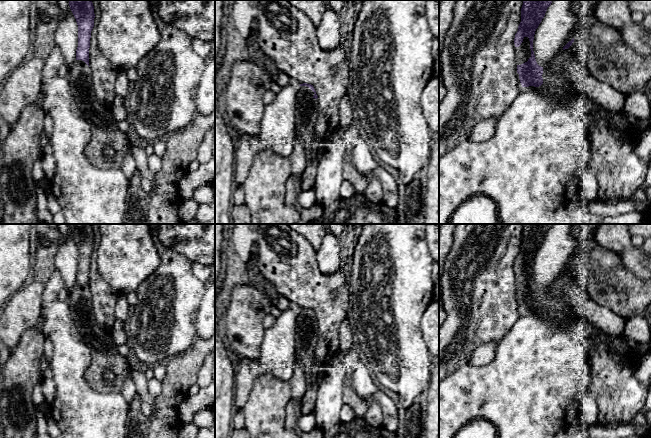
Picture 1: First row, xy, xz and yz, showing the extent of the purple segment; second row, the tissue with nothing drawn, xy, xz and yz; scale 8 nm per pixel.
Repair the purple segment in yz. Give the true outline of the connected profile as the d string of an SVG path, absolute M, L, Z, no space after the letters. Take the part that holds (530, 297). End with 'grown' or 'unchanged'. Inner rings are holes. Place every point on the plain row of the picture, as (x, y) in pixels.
M523 224L521 232L521 246L515 258L514 268L519 271L525 261L529 262L531 281L527 286L517 289L517 297L522 311L541 311L544 315L556 317L559 321L569 318L578 318L580 314L572 307L562 302L559 298L553 298L549 293L549 287L543 291L536 286L533 275L535 255L545 240L547 232L553 224Z | grown

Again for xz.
M311 308L299 309L296 328L296 364L306 377L306 391L301 400L302 414L314 412L320 373L315 367L315 346L318 338L317 318Z | grown

